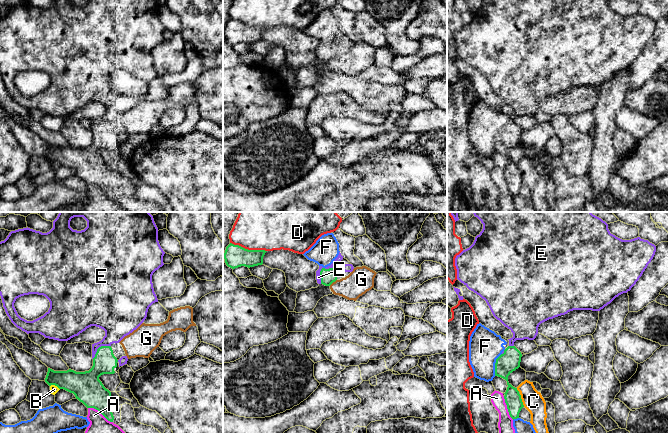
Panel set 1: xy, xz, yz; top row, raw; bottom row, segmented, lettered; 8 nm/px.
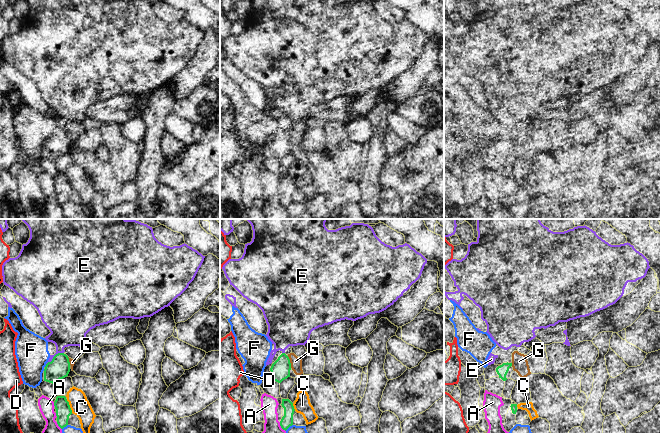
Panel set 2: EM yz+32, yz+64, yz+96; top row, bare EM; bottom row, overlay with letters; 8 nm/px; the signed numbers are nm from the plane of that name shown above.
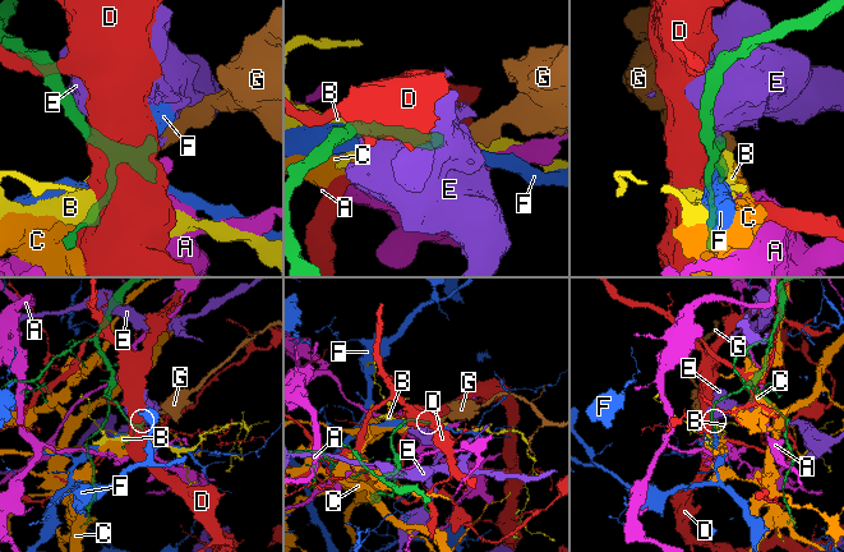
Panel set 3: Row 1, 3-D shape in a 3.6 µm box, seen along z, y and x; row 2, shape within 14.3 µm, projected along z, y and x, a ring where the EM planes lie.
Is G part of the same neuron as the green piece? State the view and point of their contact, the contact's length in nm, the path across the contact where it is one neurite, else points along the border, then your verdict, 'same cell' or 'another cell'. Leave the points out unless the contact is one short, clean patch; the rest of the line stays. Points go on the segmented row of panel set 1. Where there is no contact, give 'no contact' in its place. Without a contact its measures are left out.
meets green in xz at (332, 282); contact 80 nm long; same cell

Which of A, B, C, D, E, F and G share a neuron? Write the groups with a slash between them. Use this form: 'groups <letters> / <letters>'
groups A / B / C / D / E / F / G

